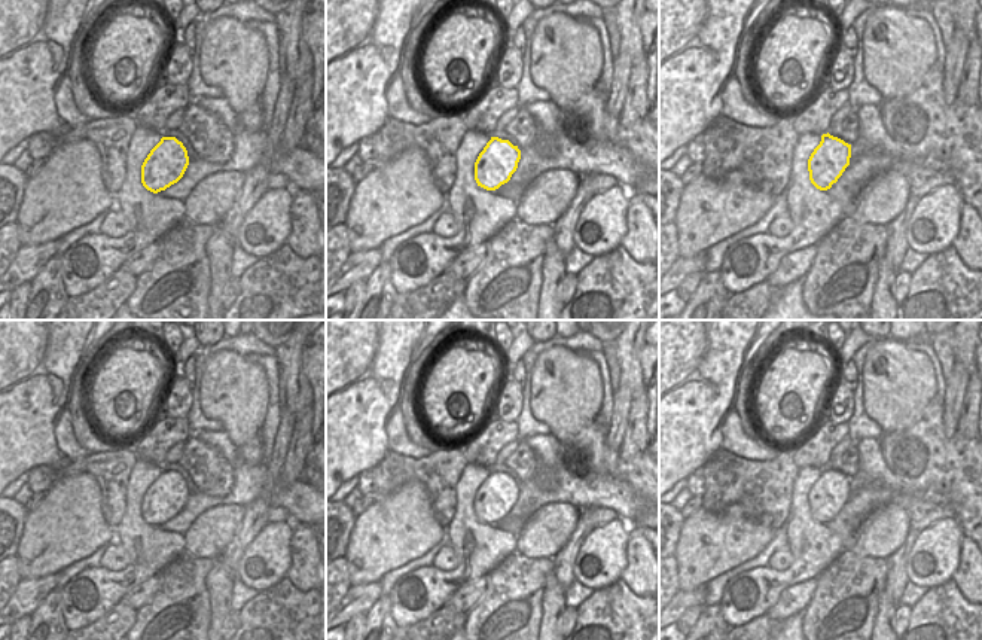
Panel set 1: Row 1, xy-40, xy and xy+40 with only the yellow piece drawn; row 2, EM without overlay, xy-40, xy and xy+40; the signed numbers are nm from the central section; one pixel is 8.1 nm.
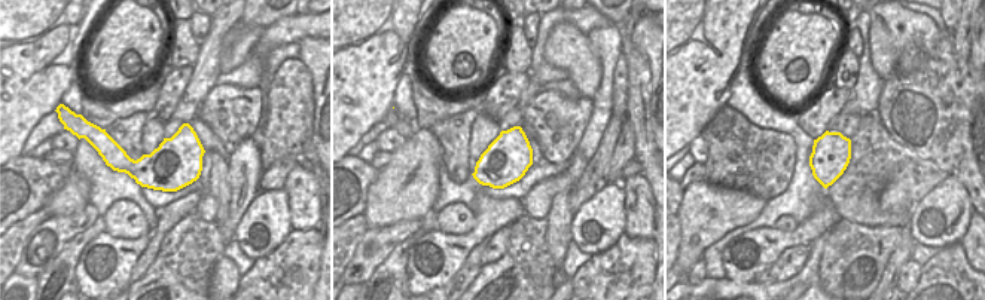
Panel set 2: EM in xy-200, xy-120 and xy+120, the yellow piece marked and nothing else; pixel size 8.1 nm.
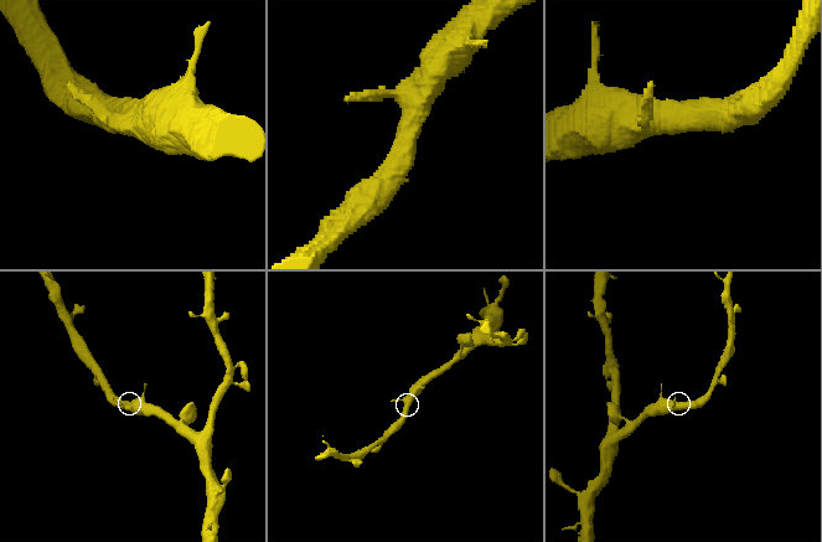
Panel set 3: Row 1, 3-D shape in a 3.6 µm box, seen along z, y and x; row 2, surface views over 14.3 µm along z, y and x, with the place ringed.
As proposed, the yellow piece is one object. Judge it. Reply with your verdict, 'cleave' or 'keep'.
keep

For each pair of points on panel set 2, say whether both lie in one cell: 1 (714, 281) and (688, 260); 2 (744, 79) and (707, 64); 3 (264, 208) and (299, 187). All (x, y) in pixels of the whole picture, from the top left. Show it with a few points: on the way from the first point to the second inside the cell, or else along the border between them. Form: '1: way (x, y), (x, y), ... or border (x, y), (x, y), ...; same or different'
1: border (725, 233), (700, 259); different
2: border (747, 67), (732, 80), (731, 95), (725, 103); different
3: border (283, 189), (287, 196), (289, 224), (292, 227); different

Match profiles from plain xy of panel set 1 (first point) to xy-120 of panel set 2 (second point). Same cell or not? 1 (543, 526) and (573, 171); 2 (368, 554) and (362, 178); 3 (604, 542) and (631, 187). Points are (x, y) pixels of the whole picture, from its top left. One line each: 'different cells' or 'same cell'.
1: different cells
2: different cells
3: different cells

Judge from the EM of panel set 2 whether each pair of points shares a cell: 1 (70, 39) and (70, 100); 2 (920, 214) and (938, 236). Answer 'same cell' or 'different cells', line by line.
1: different cells
2: same cell

